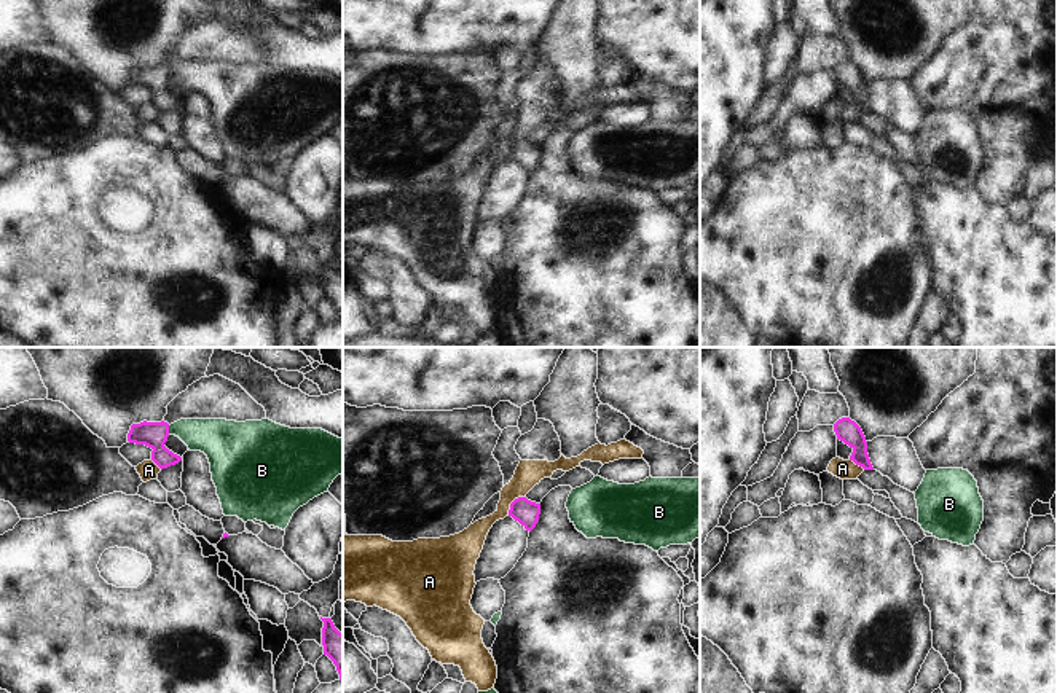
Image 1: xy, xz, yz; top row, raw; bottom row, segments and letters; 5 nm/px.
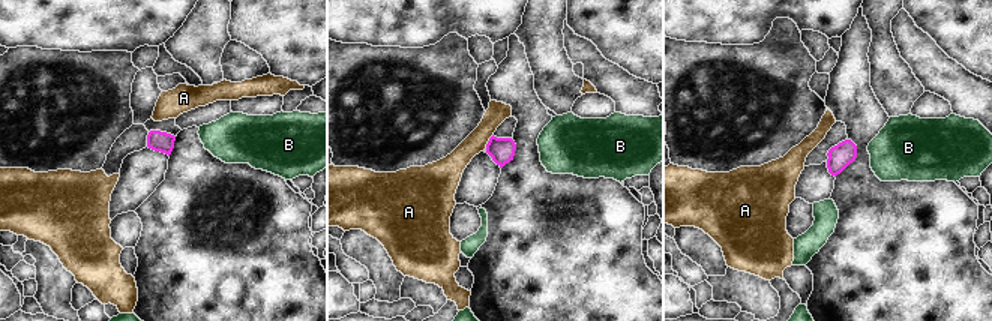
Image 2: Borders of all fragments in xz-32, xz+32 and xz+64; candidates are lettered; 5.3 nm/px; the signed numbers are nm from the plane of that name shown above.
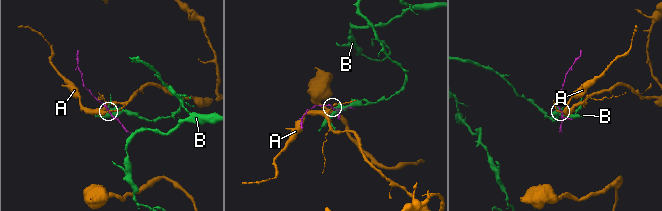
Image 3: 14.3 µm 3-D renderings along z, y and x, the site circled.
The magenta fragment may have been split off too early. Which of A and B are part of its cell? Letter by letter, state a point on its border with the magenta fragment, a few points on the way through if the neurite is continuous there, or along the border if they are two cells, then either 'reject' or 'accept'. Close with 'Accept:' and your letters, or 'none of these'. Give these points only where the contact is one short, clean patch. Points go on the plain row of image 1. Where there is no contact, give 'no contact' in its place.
A: meets magenta in xz at (512, 145); border along xz (525, 139), (518, 139), (510, 147), (507, 158); reject
B: meets magenta in xy at (168, 74); reject
Accept: none of these

